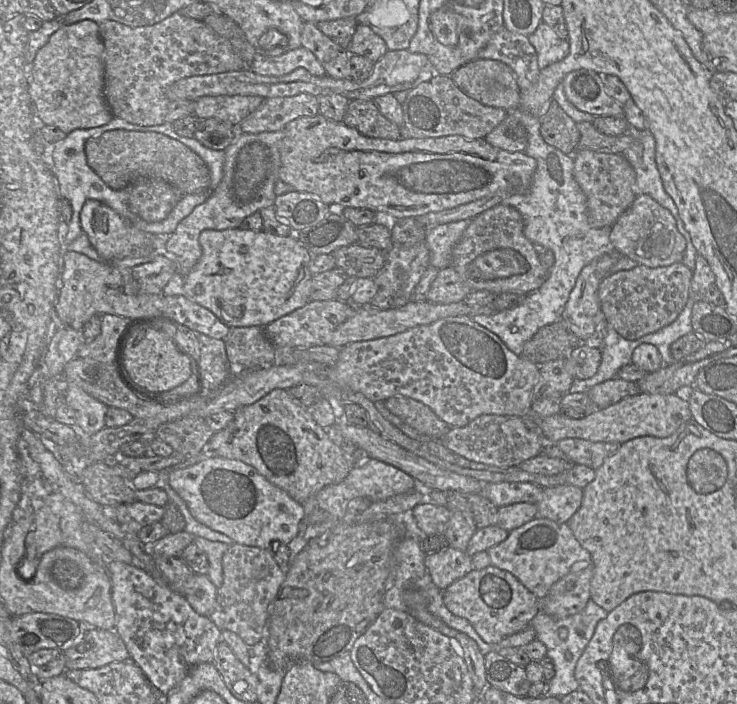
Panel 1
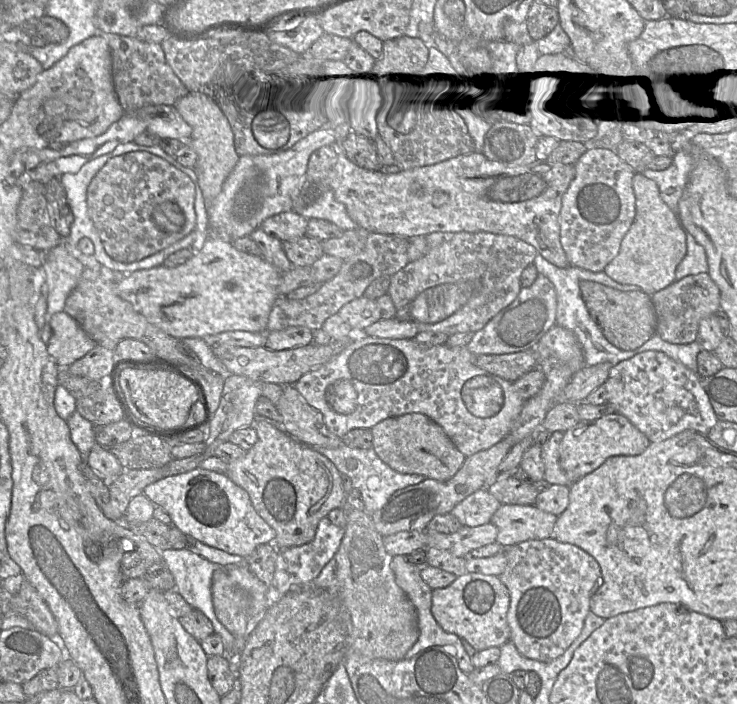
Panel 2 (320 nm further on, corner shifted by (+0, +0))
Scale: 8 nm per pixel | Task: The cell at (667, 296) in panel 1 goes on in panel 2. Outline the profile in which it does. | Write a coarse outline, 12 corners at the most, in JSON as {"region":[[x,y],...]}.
{"region":[[708,272],[651,296],[664,341],[698,339],[700,321],[720,309]]}

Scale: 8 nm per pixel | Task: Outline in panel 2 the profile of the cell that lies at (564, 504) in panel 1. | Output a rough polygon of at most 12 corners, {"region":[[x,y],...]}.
{"region":[[501,504],[490,522],[506,548],[554,538],[557,518],[535,504]]}

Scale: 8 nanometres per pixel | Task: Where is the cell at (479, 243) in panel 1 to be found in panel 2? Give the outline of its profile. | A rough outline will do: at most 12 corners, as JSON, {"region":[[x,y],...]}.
{"region":[[433,232],[390,276],[398,320],[477,332],[518,296],[534,246]]}

